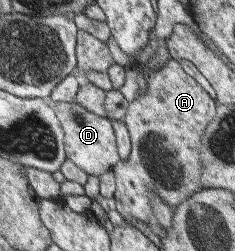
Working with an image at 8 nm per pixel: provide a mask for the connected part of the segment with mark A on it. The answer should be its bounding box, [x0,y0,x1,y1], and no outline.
[113,59,218,224]

